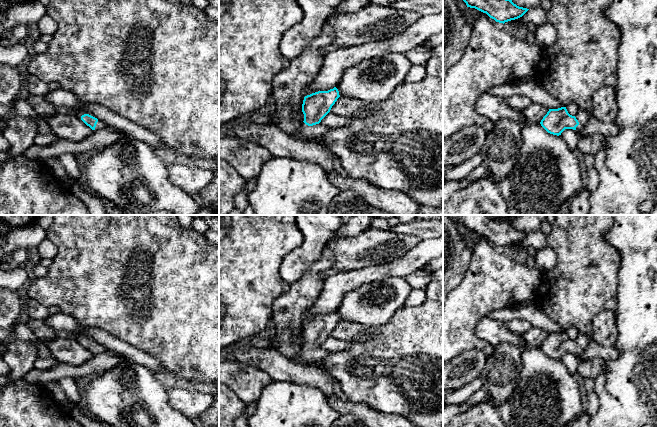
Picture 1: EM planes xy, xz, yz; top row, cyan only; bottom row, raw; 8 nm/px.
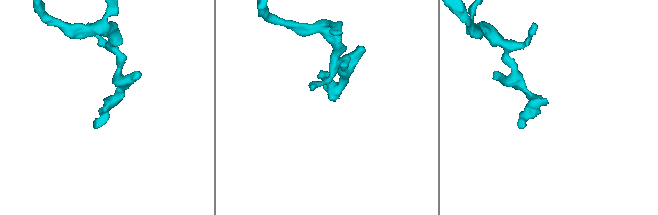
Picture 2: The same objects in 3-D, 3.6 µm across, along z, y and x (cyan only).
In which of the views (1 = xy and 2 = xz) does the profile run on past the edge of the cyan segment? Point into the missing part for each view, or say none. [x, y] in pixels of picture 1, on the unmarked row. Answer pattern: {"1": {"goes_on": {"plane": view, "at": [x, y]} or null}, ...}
{"1": {"goes_on": {"plane": "xy", "at": [80, 335]}}, "2": {"goes_on": {"plane": "xz", "at": [306, 357]}}}

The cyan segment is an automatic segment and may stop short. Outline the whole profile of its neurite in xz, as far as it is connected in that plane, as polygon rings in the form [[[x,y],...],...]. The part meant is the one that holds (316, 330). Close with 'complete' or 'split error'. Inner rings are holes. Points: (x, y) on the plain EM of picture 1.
[[[336,311],[305,320],[302,328],[304,345],[299,355],[290,360],[299,364],[310,365],[325,359],[331,352],[320,346],[330,336],[339,321],[339,315]]]; split error

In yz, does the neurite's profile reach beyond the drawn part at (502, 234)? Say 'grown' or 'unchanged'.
unchanged

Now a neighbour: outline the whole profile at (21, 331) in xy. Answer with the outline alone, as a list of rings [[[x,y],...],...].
[[[18,322],[13,329],[12,338],[34,342],[38,347],[39,358],[51,357],[46,342],[39,340],[26,324]]]

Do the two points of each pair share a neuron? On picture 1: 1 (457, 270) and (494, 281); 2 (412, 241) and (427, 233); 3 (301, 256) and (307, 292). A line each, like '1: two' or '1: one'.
1: two
2: two
3: two

